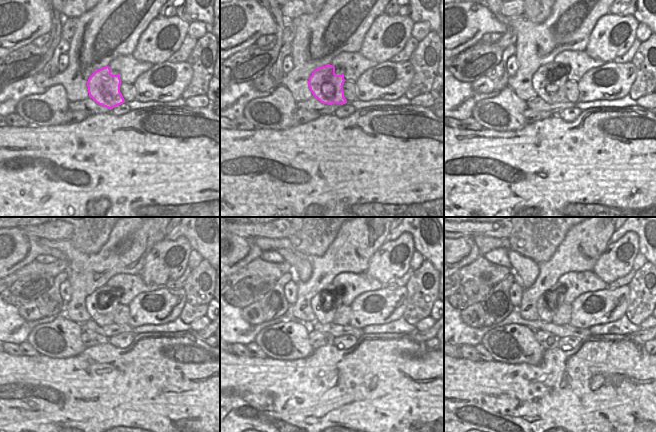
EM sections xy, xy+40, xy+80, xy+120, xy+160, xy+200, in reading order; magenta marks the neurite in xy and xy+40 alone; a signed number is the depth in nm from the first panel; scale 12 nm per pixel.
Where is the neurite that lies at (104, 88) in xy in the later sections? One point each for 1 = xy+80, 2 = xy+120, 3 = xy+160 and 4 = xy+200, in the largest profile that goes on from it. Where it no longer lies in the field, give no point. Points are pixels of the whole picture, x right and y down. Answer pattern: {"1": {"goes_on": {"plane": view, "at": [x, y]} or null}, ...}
{"1": {"goes_on": {"plane": "xy+80", "at": [550, 86]}}, "2": {"goes_on": {"plane": "xy+120", "at": [100, 305]}}, "3": {"goes_on": {"plane": "xy+160", "at": [320, 301]}}, "4": {"goes_on": {"plane": "xy+200", "at": [545, 301]}}}

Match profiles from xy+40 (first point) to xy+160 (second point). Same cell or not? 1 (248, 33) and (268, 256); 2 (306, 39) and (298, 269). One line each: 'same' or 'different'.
1: different
2: different

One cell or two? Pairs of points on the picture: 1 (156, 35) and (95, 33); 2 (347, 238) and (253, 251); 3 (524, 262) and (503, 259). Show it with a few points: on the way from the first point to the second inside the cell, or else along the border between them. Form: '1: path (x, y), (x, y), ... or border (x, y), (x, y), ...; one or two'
1: border (157, 17), (140, 35), (137, 45), (131, 54); two
2: border (254, 238), (254, 241), (262, 251); two
3: border (507, 250), (507, 256), (512, 267); two

